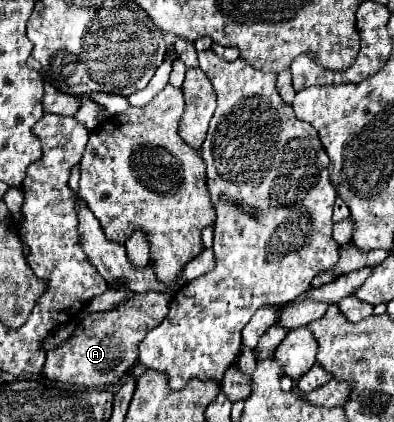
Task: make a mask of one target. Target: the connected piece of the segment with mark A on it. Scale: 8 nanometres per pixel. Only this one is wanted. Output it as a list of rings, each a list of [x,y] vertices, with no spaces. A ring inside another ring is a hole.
[[[161,292],[133,294],[119,304],[125,306],[125,320],[121,310],[91,314],[75,328],[75,334],[65,344],[59,344],[59,348],[51,348],[51,352],[47,352],[43,376],[49,380],[79,386],[107,386],[121,382],[121,378],[133,368],[139,358],[137,348],[143,336],[165,320],[169,312],[169,302],[171,296]]]

